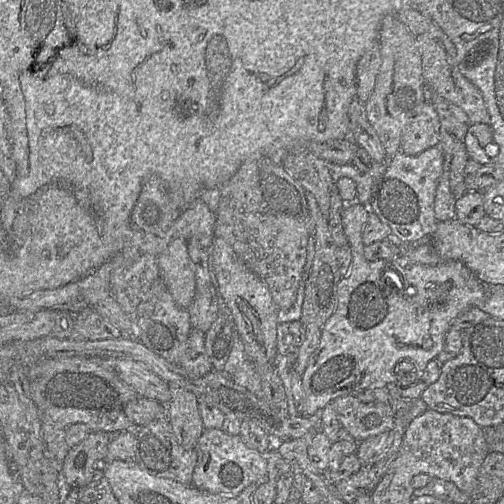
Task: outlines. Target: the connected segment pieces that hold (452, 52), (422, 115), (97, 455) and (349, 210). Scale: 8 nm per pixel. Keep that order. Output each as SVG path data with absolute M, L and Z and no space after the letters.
M438 26L415 37L422 58L423 78L427 87L427 96L432 91L450 102L449 110L455 118L468 124L490 124L490 116L479 89L459 70L456 48L449 37Z
M427 100L420 112L405 127L400 149L407 155L418 155L440 142L440 119L432 102Z
M92 431L87 438L70 448L63 463L64 480L70 488L89 485L106 462L110 434Z
M357 201L346 203L342 209L342 226L351 248L352 261L347 275L337 285L335 310L321 328L319 345L302 375L304 415L311 418L317 418L337 397L370 387L394 384L403 378L420 378L427 364L442 351L452 321L464 310L478 306L488 292L489 286L460 261L442 261L430 266L414 262L406 255L390 260L366 260L362 232L368 214L368 207Z

